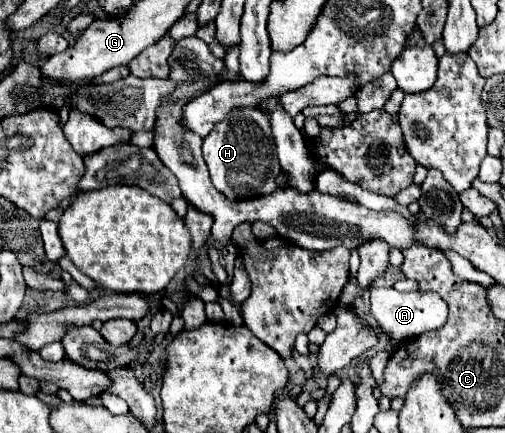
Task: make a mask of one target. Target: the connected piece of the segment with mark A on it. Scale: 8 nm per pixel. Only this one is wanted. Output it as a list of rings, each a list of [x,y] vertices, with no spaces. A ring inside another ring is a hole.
[[[373,288],[373,316],[381,328],[381,332],[391,340],[399,342],[403,338],[421,336],[423,332],[437,330],[447,320],[447,304],[435,292],[397,292],[395,288]]]

